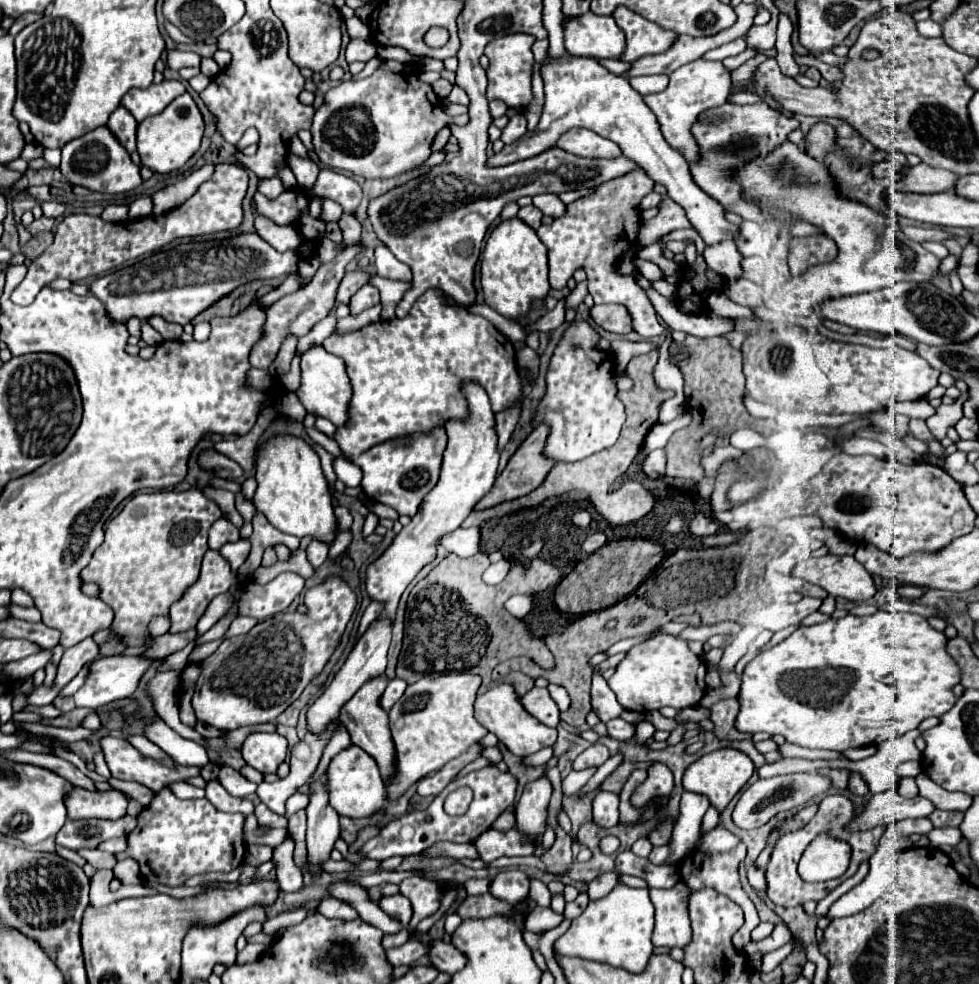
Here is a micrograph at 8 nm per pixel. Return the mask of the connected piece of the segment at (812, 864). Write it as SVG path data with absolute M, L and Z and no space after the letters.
M828 835L816 837L810 849L802 855L798 873L804 881L828 881L840 877L848 869L850 847L844 841L832 839Z

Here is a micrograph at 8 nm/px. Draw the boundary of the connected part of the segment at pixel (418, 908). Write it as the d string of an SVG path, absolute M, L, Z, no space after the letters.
M410 877L400 881L400 893L410 899L414 915L410 925L418 925L424 917L430 917L438 911L438 885L422 877Z

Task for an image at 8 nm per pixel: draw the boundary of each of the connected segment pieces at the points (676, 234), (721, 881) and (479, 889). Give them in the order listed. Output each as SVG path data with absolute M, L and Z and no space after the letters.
M692 228L675 230L665 235L664 237L662 237L660 242L667 243L670 240L677 240L677 241L693 240L697 246L697 249L699 250L698 255L702 255L704 251L705 243L703 242L701 237L698 235L698 233Z
M738 843L736 847L732 847L730 851L726 853L706 853L706 851L700 851L700 849L694 849L690 855L684 857L684 863L678 865L678 873L680 873L680 879L694 891L694 889L704 889L704 887L714 887L718 893L724 893L726 897L730 897L734 903L738 903L744 911L744 917L746 917L746 923L742 929L738 929L738 933L732 937L732 943L738 951L742 951L748 943L750 943L750 933L752 929L760 923L758 919L758 913L756 913L756 907L754 903L750 901L750 897L746 895L746 891L742 889L742 883L740 883L740 877L738 877L738 865L740 861L746 857L746 845L744 843Z
M490 877L488 879L470 879L466 881L466 891L468 895L478 895L478 893L486 893L490 889Z

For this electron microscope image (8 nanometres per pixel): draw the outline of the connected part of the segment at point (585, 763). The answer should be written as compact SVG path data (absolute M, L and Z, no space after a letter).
M592 745L592 747L588 747L586 751L582 751L574 759L572 769L574 771L580 771L580 769L588 769L588 767L600 767L602 763L606 763L608 757L610 757L608 747L604 747L604 745Z

